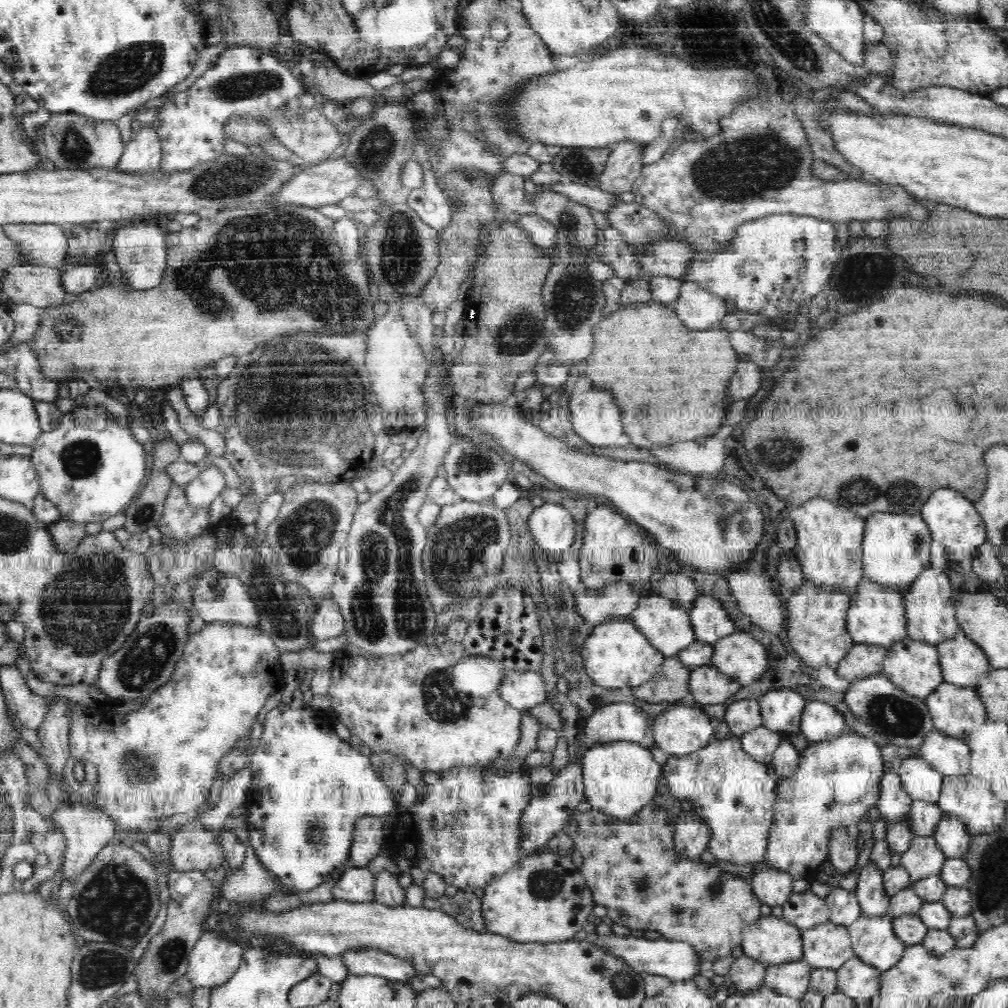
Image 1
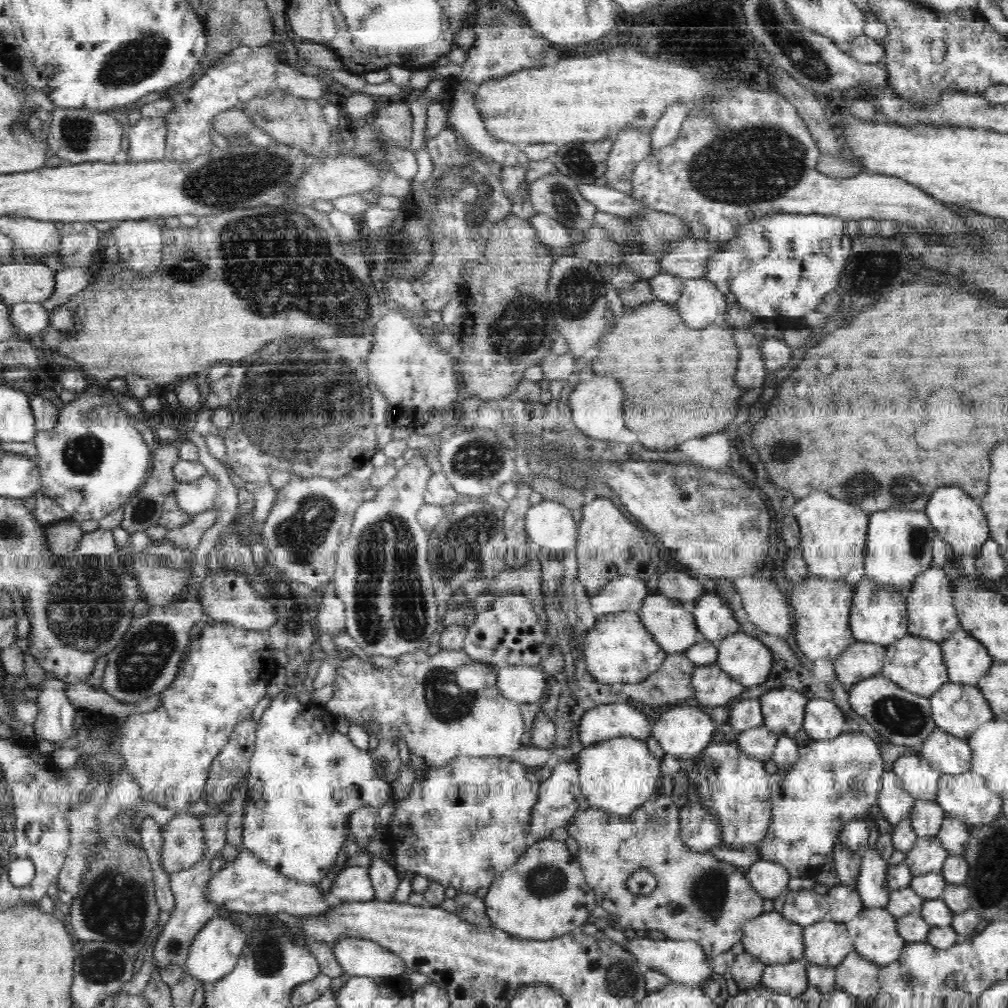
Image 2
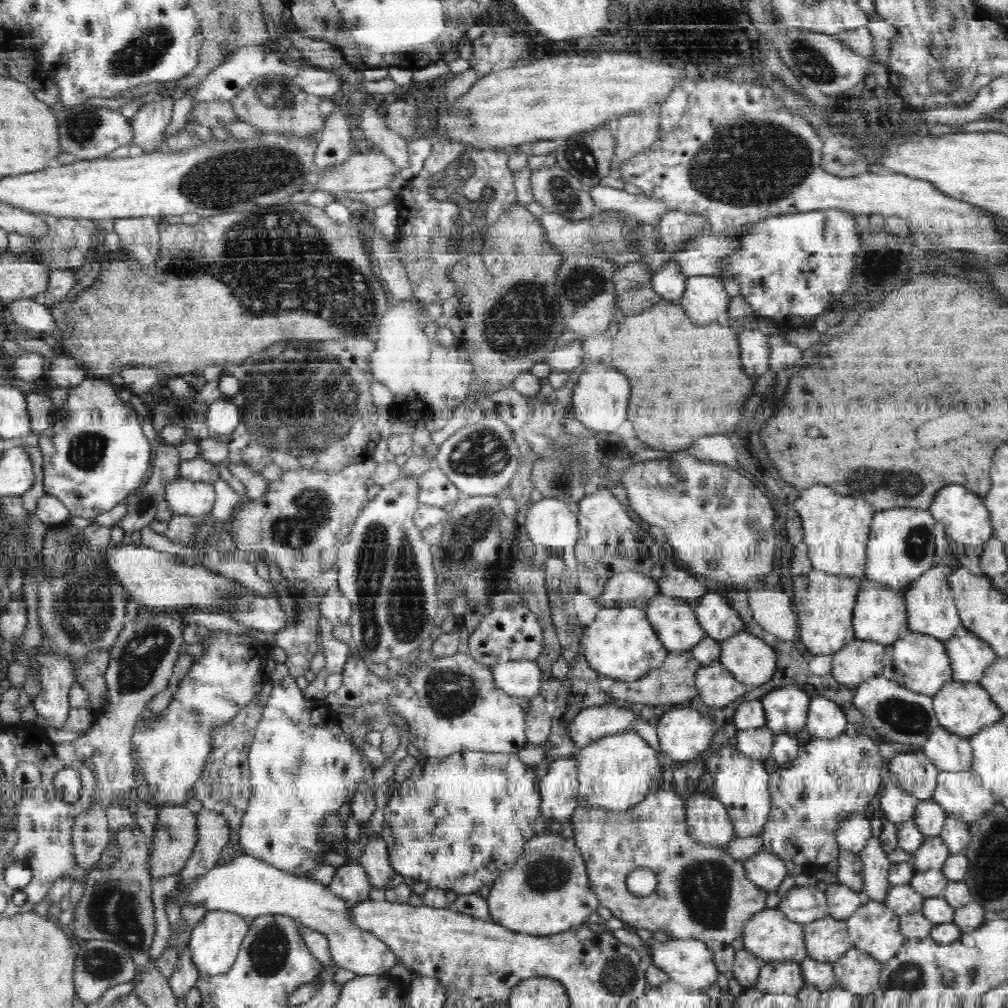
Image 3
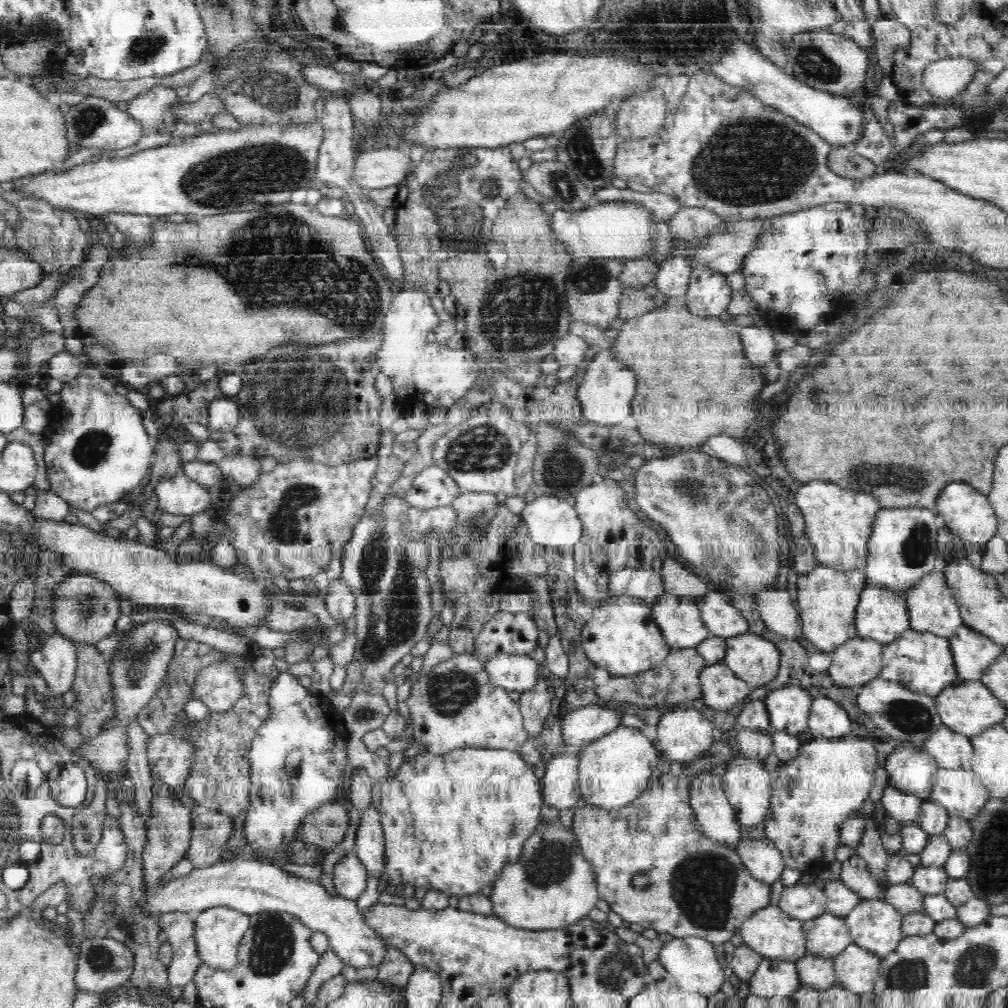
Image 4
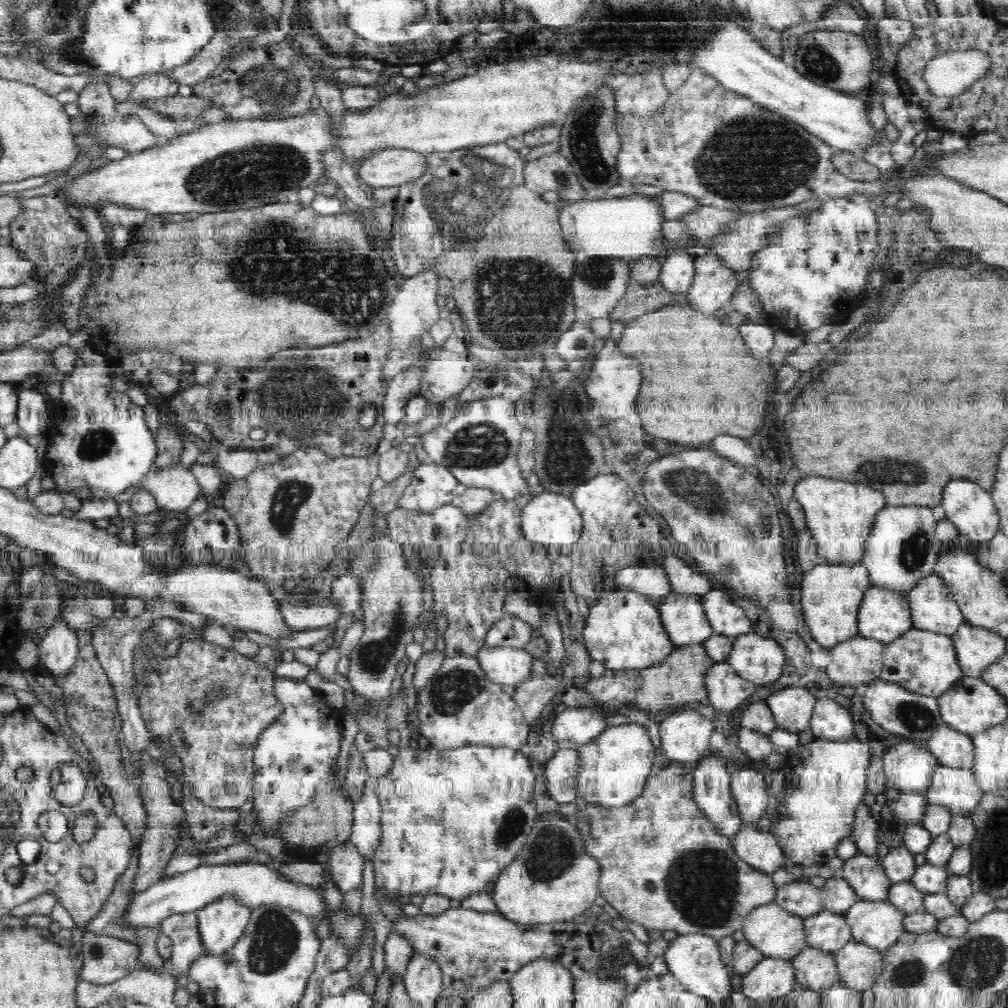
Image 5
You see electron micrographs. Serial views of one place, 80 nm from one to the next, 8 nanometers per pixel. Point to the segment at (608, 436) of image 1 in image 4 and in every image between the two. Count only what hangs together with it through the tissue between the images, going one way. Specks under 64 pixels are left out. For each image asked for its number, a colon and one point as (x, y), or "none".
2: (596, 407)
3: (600, 397)
4: (607, 388)

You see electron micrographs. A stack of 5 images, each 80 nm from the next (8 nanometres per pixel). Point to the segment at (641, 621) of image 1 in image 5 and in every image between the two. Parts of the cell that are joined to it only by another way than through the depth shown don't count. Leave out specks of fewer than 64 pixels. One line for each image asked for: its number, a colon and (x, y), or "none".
2: (674, 629)
3: (676, 625)
4: (679, 617)
5: (682, 615)

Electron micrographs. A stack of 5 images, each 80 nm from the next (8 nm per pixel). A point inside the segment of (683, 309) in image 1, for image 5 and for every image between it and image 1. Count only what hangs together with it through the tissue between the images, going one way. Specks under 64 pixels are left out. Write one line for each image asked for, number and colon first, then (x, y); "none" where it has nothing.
2: (700, 304)
3: (704, 300)
4: (708, 295)
5: (714, 283)

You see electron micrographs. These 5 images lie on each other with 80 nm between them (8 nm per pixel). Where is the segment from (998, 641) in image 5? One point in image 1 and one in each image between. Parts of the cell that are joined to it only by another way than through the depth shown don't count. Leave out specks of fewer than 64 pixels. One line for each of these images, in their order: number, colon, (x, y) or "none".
1: (963, 662)
2: (967, 659)
3: (970, 656)
4: (974, 652)

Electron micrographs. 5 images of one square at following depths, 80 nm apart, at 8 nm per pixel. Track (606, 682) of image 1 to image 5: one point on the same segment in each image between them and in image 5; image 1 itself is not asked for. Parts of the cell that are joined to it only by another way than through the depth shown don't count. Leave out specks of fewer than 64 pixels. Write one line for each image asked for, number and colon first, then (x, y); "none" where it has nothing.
2: (618, 648)
3: (620, 643)
4: (622, 637)
5: (624, 631)

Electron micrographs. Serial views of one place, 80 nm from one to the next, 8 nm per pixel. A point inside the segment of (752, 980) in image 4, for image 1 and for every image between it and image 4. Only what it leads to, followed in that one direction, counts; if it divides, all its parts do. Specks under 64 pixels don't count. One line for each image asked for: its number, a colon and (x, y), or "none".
1: (792, 978)
2: (790, 978)
3: (777, 977)

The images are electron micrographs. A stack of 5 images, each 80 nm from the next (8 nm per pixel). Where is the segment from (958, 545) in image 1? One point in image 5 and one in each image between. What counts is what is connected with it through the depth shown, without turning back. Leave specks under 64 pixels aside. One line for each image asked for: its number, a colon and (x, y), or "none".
2: (959, 519)
3: (966, 520)
4: (966, 510)
5: (967, 505)

